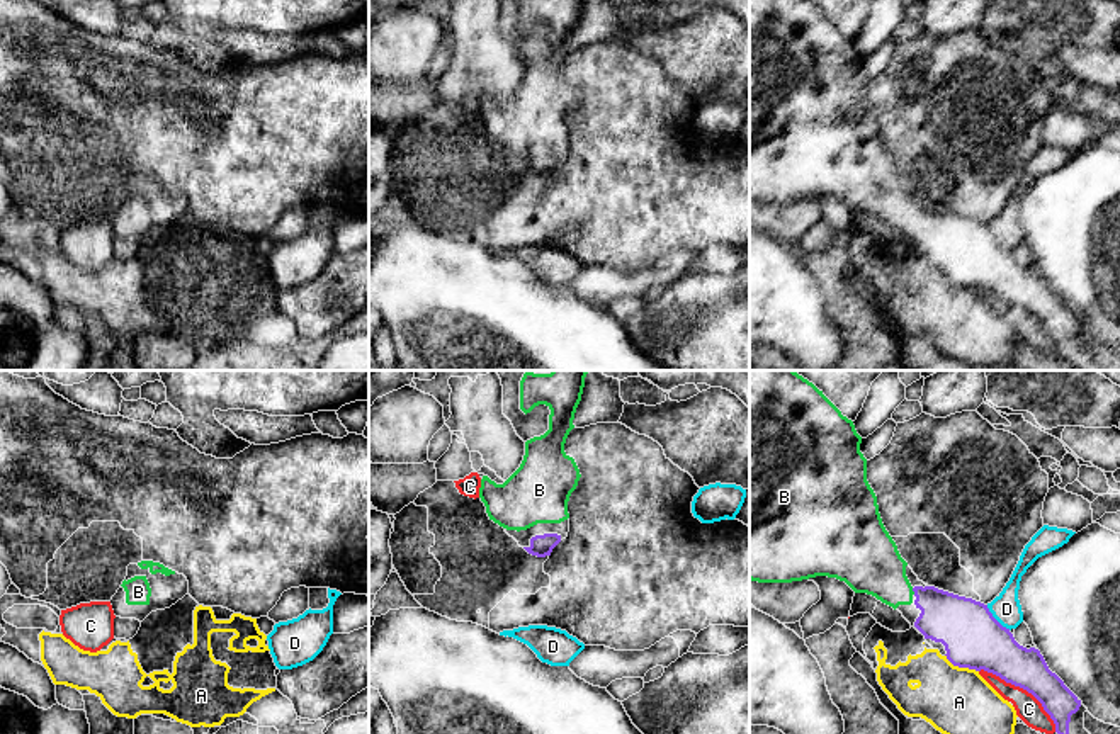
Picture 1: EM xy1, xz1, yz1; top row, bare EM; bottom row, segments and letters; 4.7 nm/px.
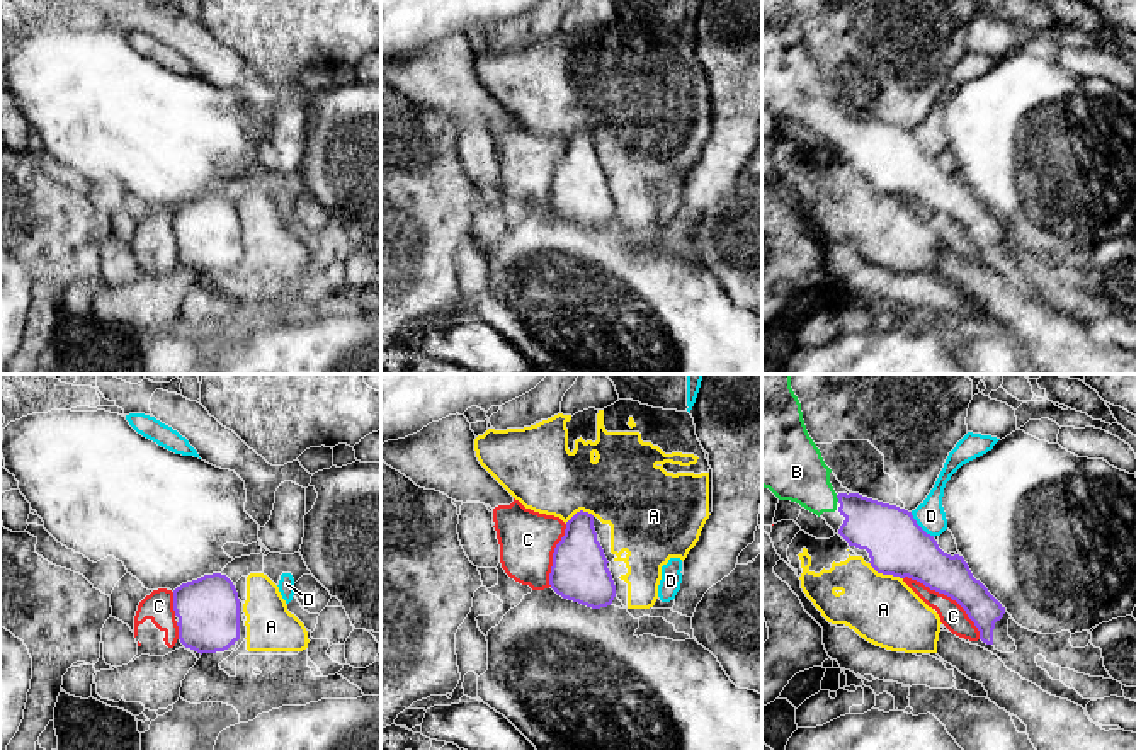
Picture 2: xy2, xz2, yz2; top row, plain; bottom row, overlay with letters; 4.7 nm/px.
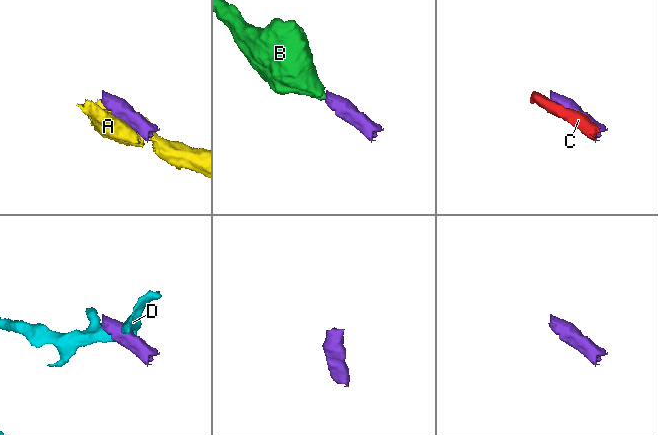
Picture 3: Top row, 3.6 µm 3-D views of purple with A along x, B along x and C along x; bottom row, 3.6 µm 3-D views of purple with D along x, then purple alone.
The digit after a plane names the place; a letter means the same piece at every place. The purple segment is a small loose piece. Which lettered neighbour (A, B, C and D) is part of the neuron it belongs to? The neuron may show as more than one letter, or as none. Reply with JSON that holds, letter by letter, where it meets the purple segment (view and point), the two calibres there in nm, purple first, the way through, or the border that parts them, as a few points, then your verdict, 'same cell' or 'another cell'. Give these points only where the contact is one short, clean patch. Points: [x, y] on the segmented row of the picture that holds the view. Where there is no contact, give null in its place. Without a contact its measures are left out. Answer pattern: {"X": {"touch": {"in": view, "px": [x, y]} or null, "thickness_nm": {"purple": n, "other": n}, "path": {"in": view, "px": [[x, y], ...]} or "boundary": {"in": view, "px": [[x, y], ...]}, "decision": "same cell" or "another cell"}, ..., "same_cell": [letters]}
{"A": {"touch": {"in": "yz1", "px": [961, 666]}, "thickness_nm": {"purple": 280, "other": 320}, "decision": "another cell"}, "B": {"touch": {"in": "yz1", "px": [913, 590]}, "thickness_nm": {"purple": 240, "other": 300}, "path": {"in": "yz1", "px": [[954, 621], [913, 590], [898, 590], [869, 561]]}, "decision": "same cell"}, "C": {"touch": {"in": "yz1", "px": [1023, 688]}, "thickness_nm": {"purple": 220, "other": 120}, "decision": "another cell"}, "D": {"touch": {"in": "yz1", "px": [995, 619]}, "thickness_nm": {"purple": 280, "other": 140}, "boundary": {"in": "yz1", "px": [[986, 605], [1010, 629]]}, "decision": "another cell"}, "same_cell": ["B"]}

